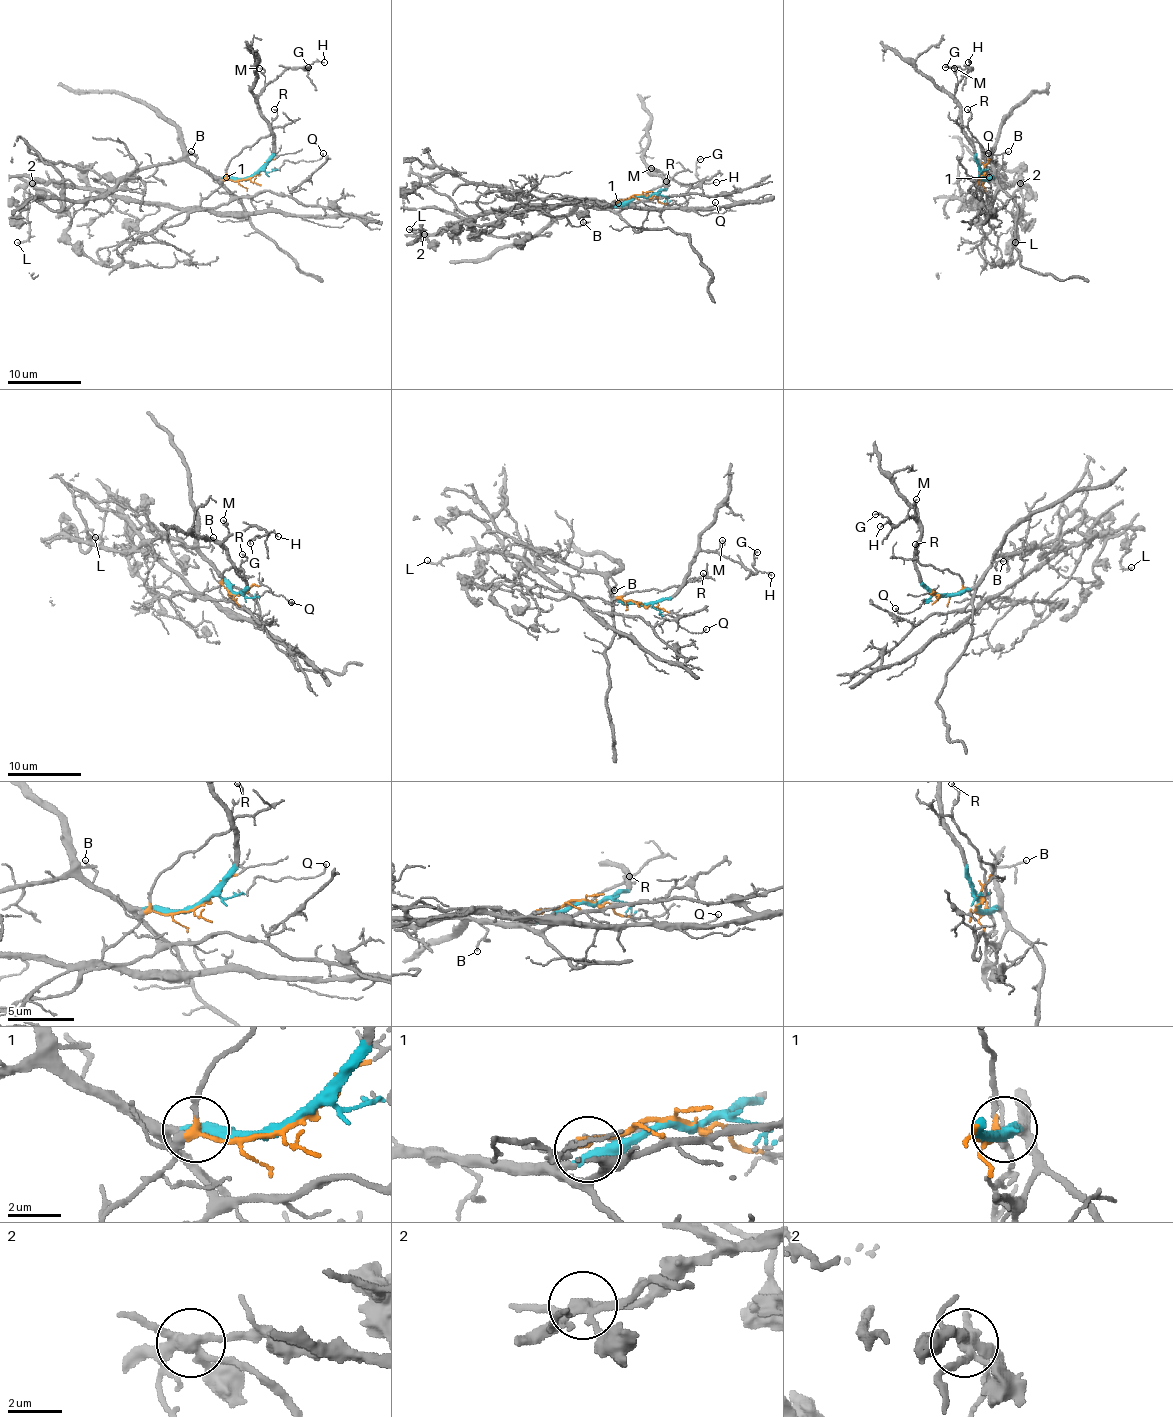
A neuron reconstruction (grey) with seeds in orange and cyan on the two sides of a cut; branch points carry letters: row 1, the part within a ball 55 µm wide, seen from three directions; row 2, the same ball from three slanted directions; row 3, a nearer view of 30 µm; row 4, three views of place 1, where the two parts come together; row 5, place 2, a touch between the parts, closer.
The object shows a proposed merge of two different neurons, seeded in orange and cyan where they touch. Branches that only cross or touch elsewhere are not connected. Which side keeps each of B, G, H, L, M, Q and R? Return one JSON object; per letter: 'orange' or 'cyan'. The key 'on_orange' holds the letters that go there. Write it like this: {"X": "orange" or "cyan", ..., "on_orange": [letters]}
{"B": "cyan", "G": "cyan", "H": "cyan", "L": "orange", "M": "cyan", "Q": "cyan", "R": "orange", "on_orange": ["L", "R"]}

